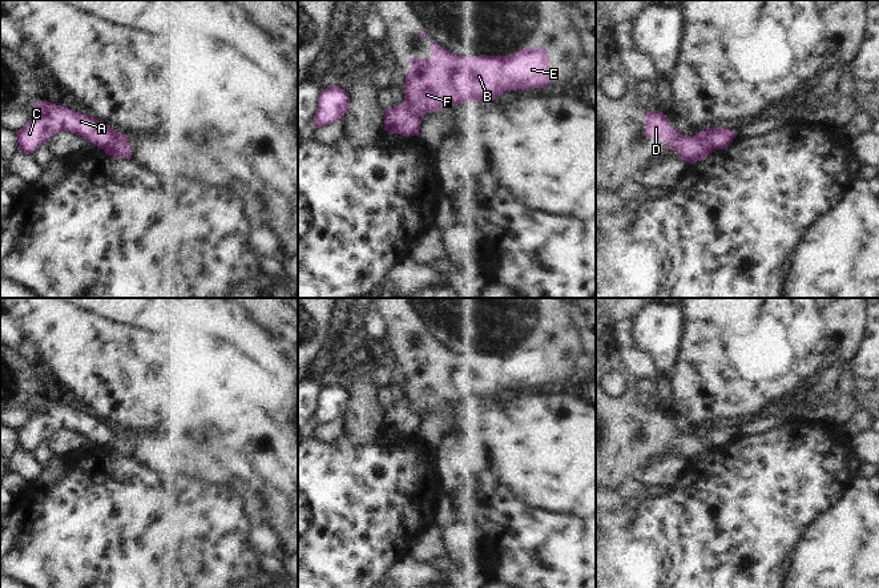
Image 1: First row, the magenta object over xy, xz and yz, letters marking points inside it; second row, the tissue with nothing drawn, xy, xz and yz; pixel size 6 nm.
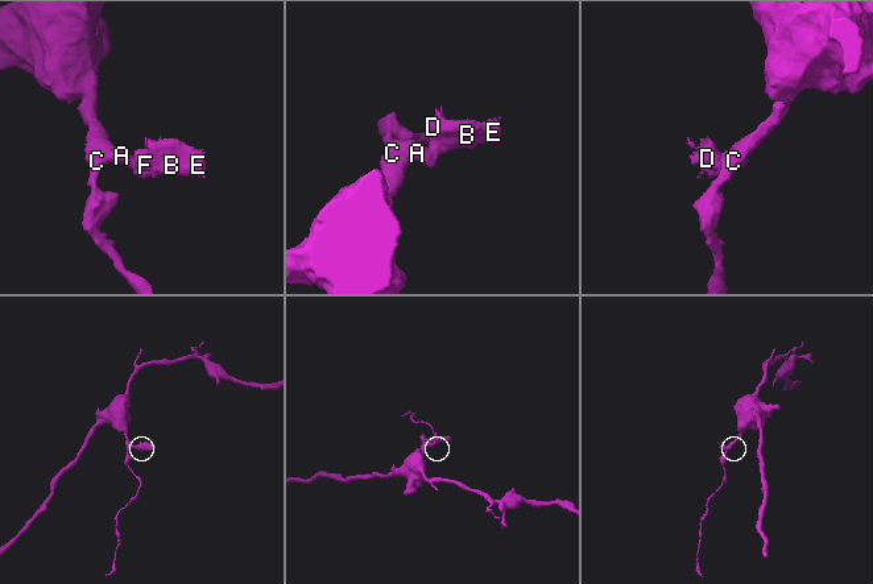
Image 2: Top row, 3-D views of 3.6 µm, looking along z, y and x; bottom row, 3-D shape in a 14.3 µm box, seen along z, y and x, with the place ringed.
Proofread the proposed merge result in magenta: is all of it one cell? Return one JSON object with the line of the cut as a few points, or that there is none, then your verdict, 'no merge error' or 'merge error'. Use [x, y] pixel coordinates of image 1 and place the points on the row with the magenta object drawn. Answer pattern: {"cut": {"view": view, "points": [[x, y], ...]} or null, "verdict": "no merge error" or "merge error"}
{"cut": {"view": "xz", "points": [[402, 104], [420, 120]]}, "verdict": "merge error"}

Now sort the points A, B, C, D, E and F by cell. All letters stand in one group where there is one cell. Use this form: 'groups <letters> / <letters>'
groups A C / B D E F

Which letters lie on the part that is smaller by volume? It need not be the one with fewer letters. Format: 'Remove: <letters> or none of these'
Remove: B, D, E, F

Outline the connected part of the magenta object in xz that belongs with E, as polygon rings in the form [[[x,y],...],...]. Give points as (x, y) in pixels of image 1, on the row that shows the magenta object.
[[[431,44],[432,59],[412,59],[406,73],[403,105],[420,120],[427,112],[445,105],[480,101],[488,104],[504,92],[545,88],[549,82],[549,52],[543,47],[532,51],[523,48],[508,56],[456,56],[436,44]]]

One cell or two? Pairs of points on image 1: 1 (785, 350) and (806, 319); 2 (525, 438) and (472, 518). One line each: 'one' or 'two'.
1: one
2: two

